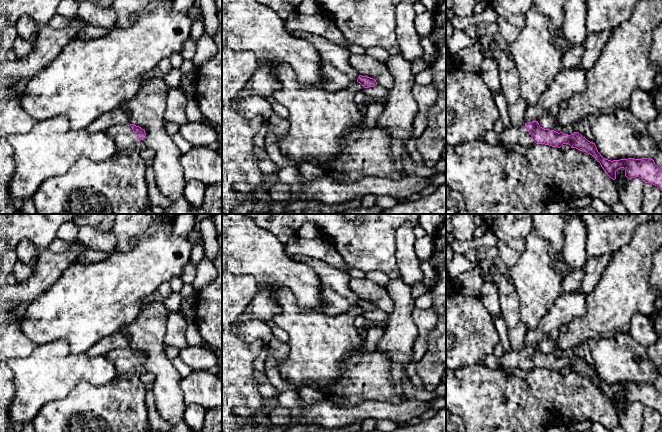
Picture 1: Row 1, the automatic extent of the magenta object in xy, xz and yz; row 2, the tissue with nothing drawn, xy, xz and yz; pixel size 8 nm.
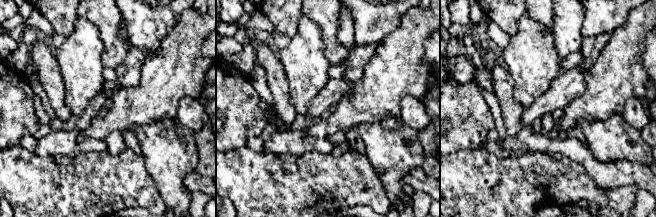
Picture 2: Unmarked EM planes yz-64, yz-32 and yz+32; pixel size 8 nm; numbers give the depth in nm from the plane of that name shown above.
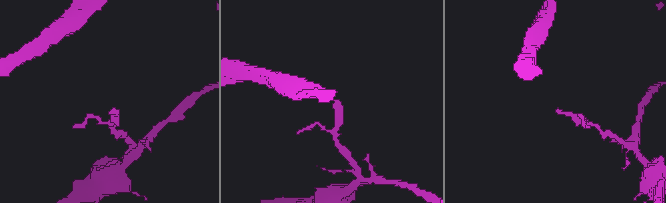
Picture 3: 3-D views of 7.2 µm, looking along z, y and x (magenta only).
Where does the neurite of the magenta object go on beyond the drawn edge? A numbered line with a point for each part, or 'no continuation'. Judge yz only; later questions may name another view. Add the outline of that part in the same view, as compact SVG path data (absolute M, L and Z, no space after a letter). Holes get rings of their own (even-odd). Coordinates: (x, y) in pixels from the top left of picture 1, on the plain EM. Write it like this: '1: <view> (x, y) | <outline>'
1: yz (515, 359) | M525 348L521 350L511 350L510 352L505 352L500 360L500 365L502 369L520 369L527 373L536 367L532 364L531 359L528 356Z

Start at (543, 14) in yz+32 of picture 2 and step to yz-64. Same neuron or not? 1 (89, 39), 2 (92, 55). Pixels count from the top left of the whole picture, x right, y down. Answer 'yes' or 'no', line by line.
1: no
2: no

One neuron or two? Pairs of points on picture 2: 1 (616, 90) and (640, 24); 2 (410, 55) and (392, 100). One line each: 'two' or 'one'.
1: one
2: one

